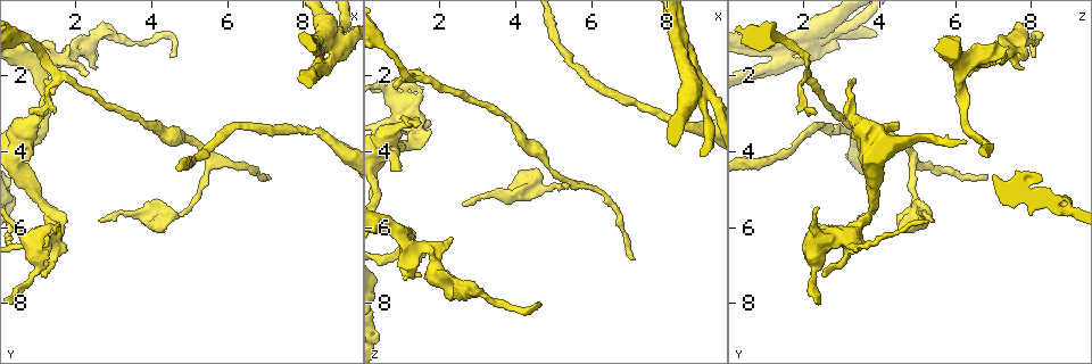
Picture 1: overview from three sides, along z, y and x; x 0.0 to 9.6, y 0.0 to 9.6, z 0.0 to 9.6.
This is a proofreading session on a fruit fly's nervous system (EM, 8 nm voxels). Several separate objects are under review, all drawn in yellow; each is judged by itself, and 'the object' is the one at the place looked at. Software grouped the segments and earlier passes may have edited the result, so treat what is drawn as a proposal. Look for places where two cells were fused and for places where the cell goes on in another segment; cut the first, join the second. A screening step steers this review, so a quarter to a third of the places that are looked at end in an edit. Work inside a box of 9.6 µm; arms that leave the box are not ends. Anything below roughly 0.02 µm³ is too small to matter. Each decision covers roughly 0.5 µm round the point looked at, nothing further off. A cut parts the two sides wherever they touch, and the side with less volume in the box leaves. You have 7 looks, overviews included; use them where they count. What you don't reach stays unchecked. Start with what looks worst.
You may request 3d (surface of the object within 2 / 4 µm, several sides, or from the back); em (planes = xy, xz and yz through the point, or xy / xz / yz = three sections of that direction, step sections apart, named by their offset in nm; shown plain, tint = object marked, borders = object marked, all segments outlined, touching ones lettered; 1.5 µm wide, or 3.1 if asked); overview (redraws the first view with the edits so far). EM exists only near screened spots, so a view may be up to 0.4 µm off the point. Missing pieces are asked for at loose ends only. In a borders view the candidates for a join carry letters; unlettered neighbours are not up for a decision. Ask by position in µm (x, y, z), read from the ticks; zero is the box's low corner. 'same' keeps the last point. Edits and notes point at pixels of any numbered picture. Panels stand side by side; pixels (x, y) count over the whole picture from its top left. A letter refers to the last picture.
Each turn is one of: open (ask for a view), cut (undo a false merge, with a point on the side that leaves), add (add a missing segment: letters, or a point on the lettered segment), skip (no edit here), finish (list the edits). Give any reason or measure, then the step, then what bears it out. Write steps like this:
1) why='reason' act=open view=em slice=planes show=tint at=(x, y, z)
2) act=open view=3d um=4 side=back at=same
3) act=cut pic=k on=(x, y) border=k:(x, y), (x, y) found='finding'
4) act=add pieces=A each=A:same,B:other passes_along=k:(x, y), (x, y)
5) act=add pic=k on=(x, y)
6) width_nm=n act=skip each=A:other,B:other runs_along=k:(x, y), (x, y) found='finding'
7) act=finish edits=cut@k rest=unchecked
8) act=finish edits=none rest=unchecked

why='thick end' act=open view=3d um=4 at=(1.45, 1.75, 7.25)

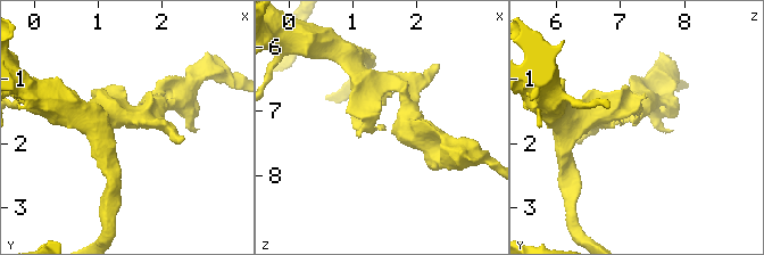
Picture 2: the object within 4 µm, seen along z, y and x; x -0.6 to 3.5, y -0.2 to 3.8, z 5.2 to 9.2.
why='now the EM' act=open view=em slice=planes show=borders at=(1.50, 1.75, 7.25)

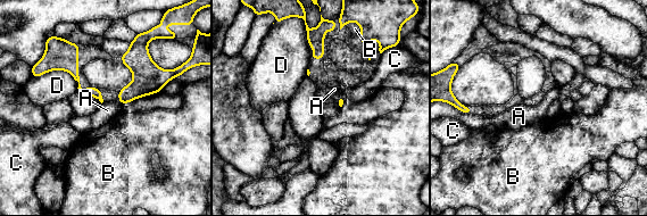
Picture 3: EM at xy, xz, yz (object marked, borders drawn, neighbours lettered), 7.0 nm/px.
act=skip each=A:other,B:other,C:other,D:other runs_along=3:(50, 66), (67, 66), (83, 90), (99, 96) found='no lettered segment goes on from it'

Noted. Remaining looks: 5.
why='free end' act=open view=em slice=xy step=4 show=tint at=(9.05, 1.50, 2.45)

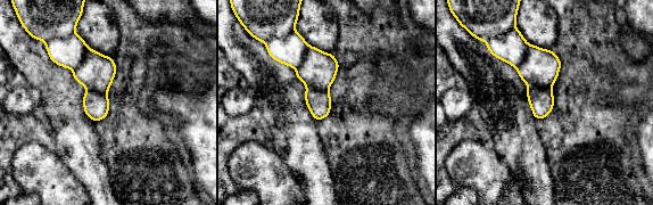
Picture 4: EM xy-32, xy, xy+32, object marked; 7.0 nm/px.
why='another direction' act=open view=em slice=yz step=4 show=borders at=same

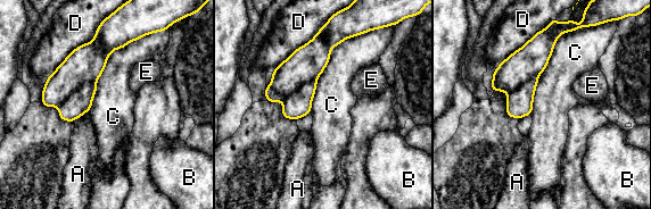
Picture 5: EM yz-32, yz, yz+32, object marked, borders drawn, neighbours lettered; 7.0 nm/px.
act=cut pic=5 on=(79, 73) each=A:other,B:other,C:other,D:other,E:other found='a second cell is stuck on'

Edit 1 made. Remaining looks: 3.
act=open view=overview

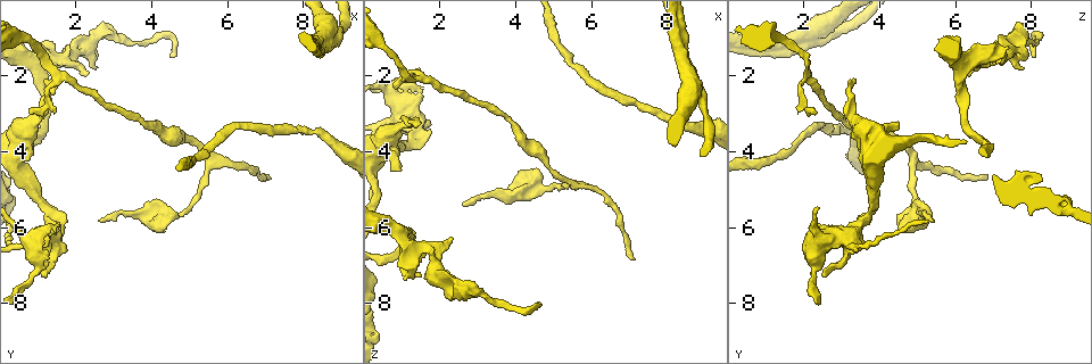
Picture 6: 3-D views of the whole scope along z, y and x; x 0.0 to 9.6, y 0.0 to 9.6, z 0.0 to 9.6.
why='long arm stops here' act=open view=em slice=planes show=borders at=(4.50, 1.50, 8.05)

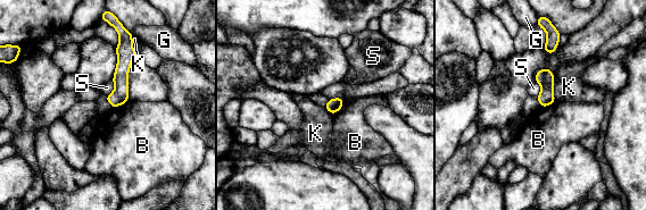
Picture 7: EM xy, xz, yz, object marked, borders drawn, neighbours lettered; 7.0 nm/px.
act=skip each=B:other,G:other,K:other,S:other runs_along=7:(124, 38), (121, 94), (114, 103) found='none of them fits'

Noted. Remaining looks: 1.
act=finish edits=cut@5 rest=unchecked

